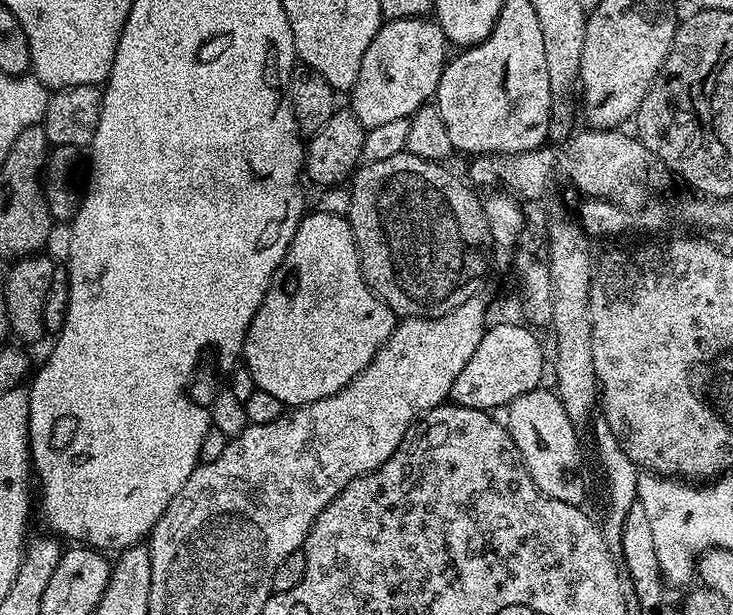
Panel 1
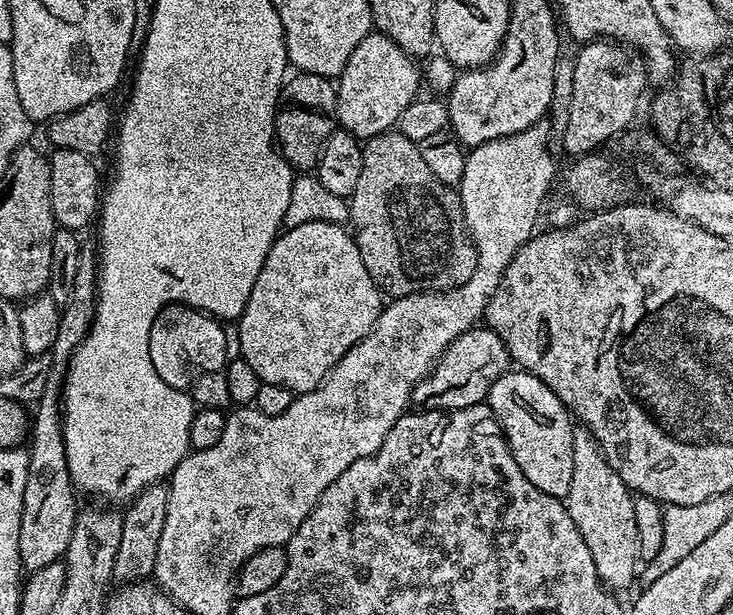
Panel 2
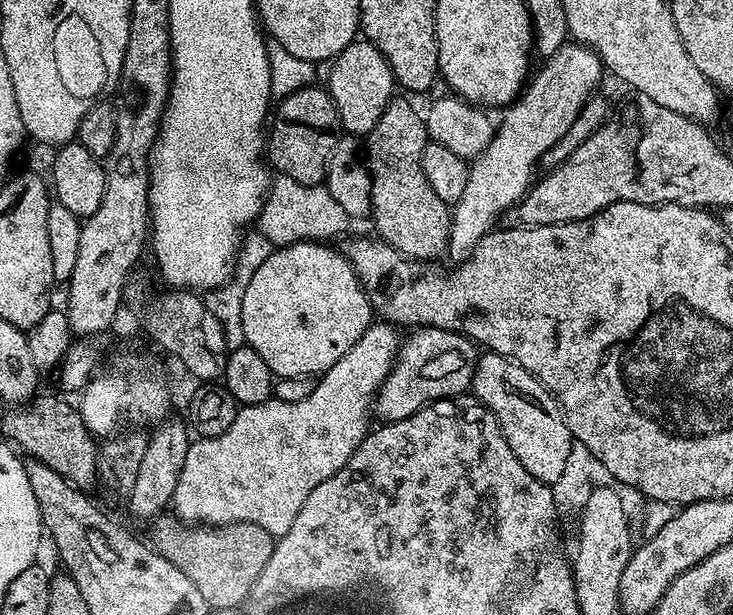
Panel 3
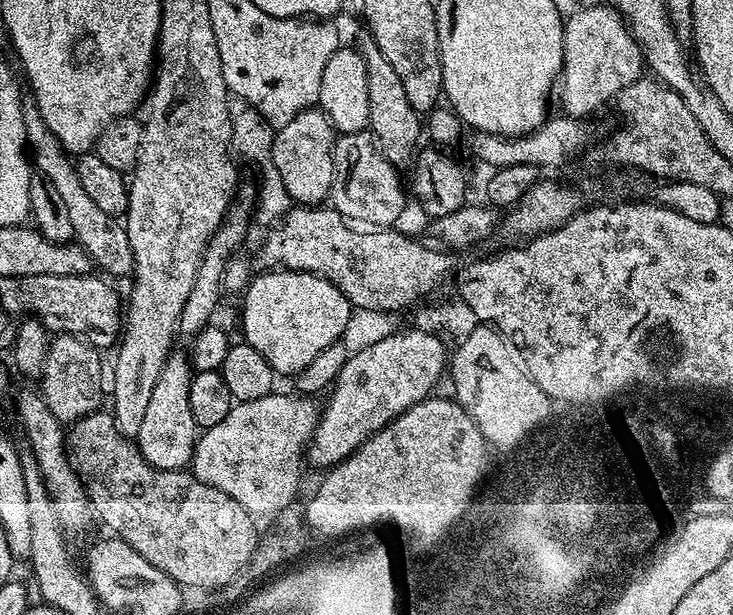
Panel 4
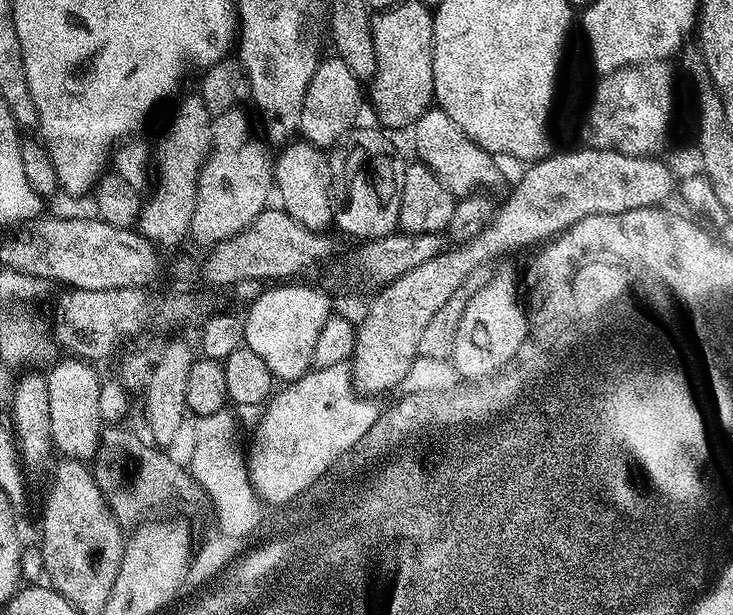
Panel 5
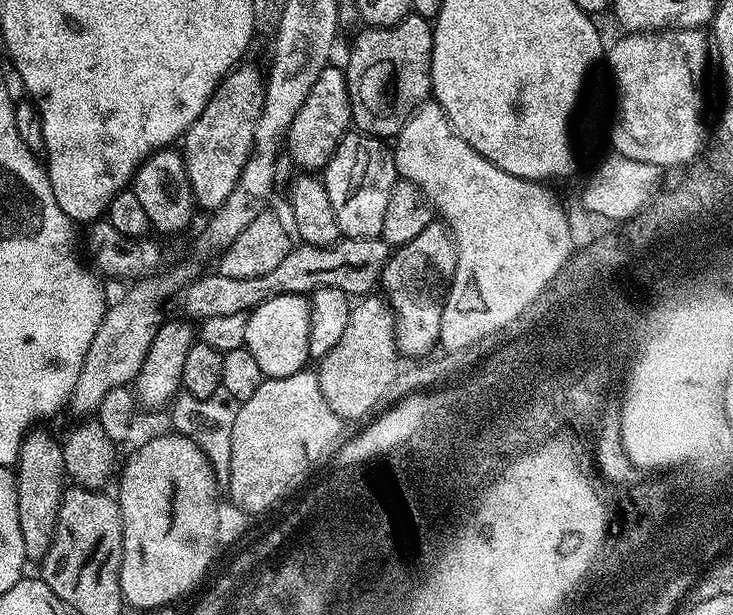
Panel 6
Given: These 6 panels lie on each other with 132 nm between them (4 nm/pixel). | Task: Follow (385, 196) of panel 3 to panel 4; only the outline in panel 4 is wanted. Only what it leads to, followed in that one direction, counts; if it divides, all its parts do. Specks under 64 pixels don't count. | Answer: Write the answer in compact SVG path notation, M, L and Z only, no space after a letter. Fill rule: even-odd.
M364 34L358 43L358 50L366 62L368 71L368 85L370 86L370 131L380 149L388 157L390 163L397 166L411 165L414 153L421 143L422 116L410 106L410 98L406 98L406 90L402 87L402 78L394 71L394 66L386 62L386 54L378 50L374 38ZM417 143L417 144L416 144Z

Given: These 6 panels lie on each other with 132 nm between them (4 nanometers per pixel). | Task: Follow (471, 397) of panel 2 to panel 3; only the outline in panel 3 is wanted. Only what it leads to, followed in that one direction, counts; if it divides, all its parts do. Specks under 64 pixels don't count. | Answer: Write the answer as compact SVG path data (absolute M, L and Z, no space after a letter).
M420 326L413 332L416 333L409 340L407 337L401 343L392 368L376 393L374 412L377 417L381 416L381 421L410 418L410 414L435 400L459 398L472 387L478 359L478 348L473 341L460 332L441 328Z

